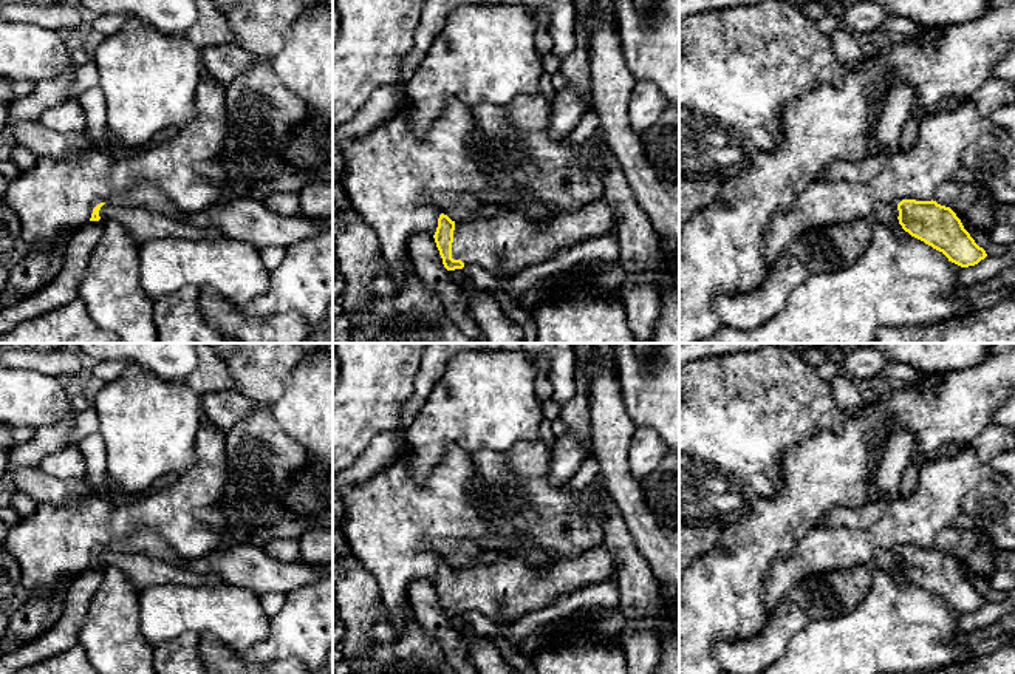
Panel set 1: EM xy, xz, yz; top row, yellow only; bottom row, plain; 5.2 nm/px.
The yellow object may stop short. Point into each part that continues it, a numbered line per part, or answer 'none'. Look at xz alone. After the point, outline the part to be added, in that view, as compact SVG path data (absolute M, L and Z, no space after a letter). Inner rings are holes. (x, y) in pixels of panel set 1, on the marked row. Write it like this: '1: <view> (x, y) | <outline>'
1: xz (506, 243) | M602 196L574 213L554 213L543 223L517 210L455 223L452 258L481 266L495 277L511 277L545 263L560 247L602 235L617 235L619 221Z

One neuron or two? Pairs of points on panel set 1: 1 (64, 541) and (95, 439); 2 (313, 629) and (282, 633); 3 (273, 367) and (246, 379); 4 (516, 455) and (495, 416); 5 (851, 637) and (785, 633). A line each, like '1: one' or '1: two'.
1: two
2: one
3: one
4: two
5: two

